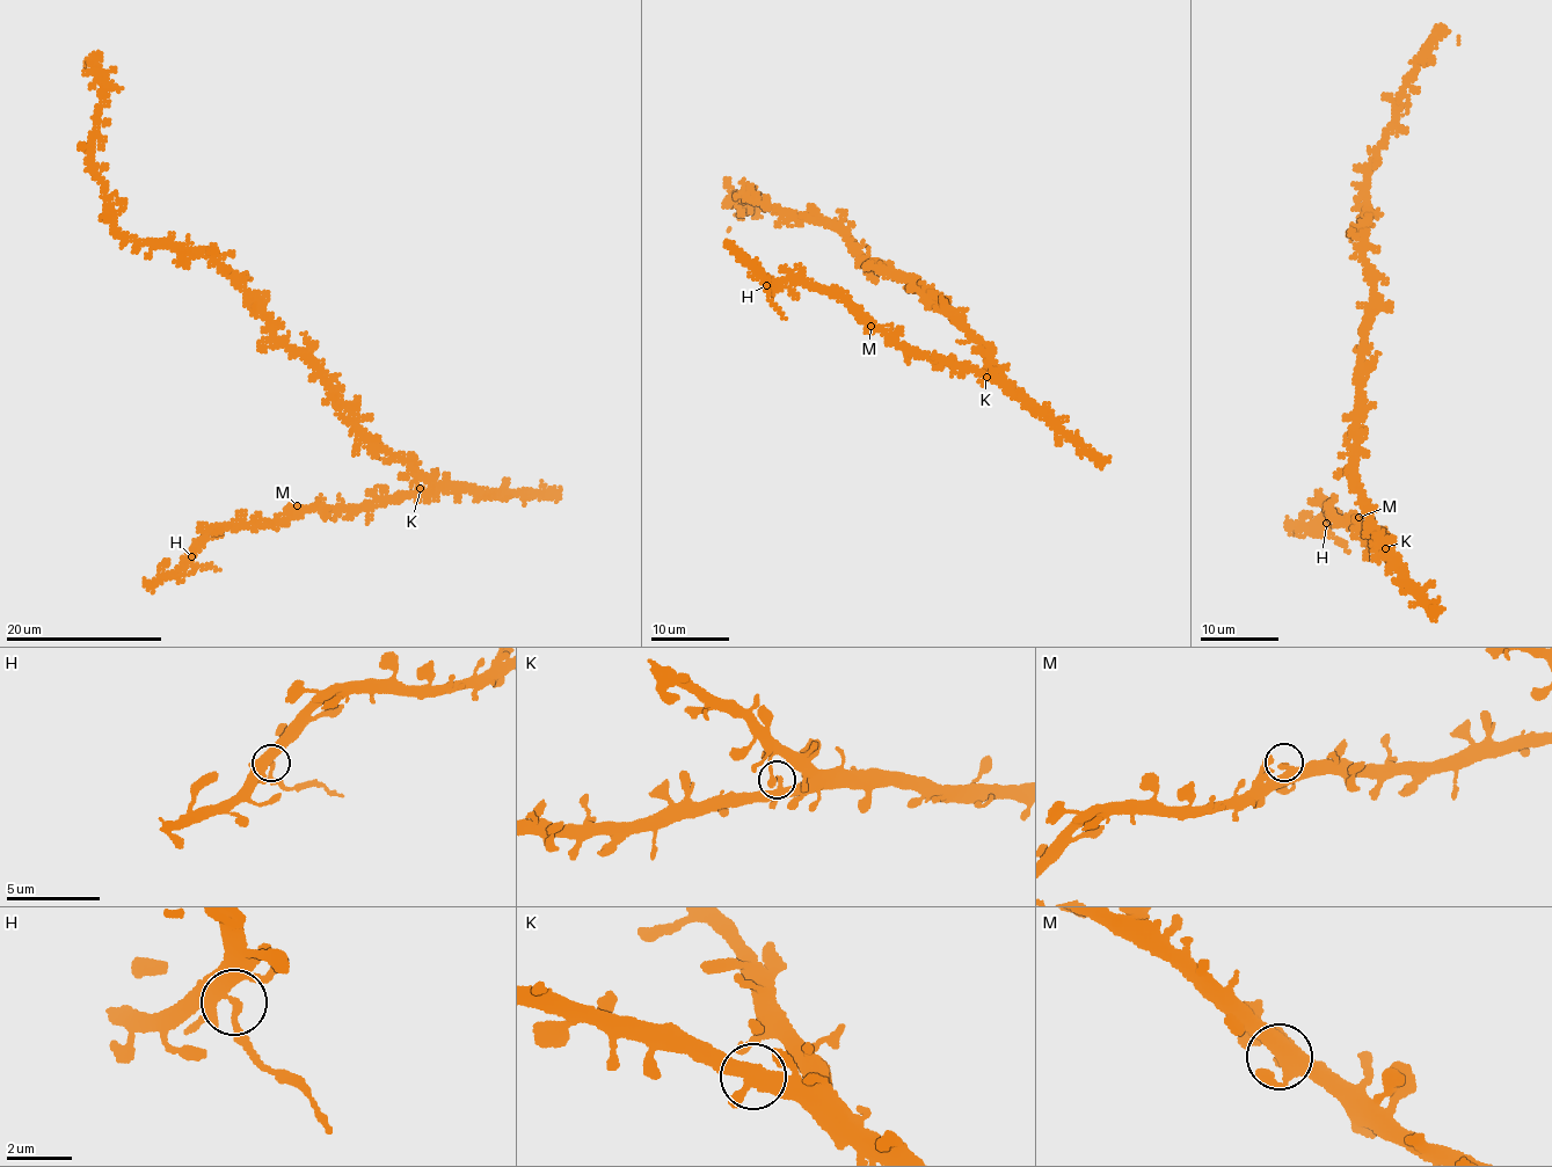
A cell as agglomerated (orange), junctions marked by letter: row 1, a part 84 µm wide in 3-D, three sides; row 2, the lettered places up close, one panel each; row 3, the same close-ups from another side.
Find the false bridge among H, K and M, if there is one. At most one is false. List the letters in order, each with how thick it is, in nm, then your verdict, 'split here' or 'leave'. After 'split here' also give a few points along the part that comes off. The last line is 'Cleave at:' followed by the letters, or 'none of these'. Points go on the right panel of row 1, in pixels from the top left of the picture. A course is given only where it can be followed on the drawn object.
H: 300 nm thick; split here; foreign part runs (1327, 524), (1335, 540), (1349, 554)
K: 220 nm thick; leave
M: 280 nm thick; leave
Cleave at: H

